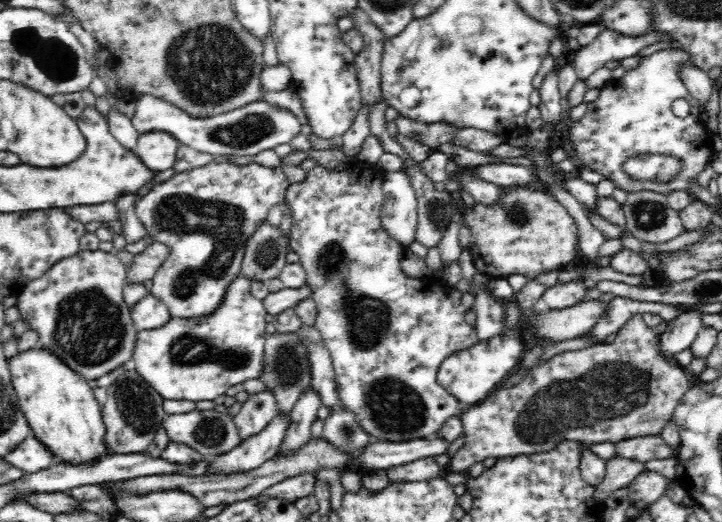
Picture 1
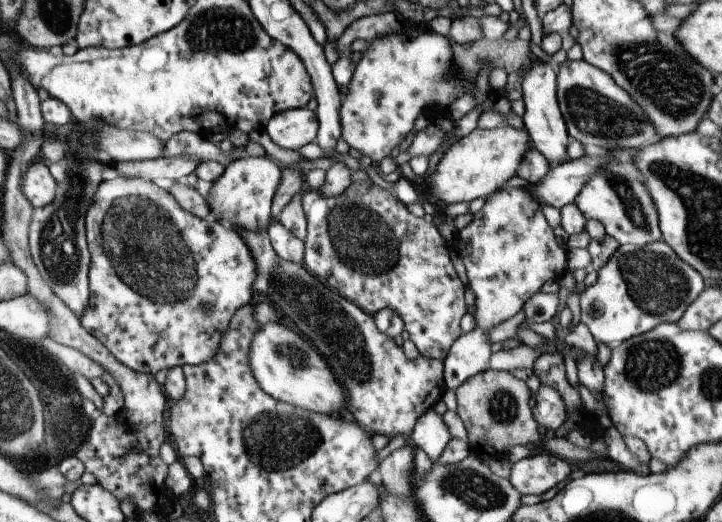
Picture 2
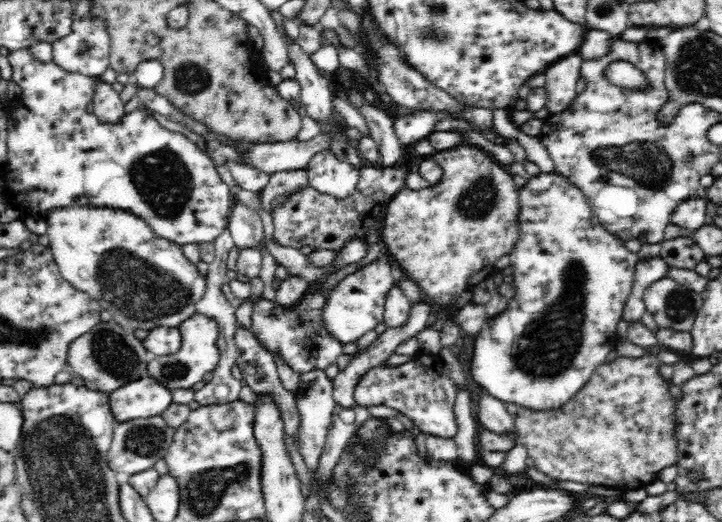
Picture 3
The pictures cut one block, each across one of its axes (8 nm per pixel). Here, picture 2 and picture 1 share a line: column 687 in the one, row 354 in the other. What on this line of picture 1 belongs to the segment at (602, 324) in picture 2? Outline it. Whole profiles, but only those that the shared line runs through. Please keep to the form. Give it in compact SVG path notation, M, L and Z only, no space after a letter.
M276 331L274 334L266 333L263 369L259 376L259 381L265 384L269 393L276 399L278 405L278 415L290 415L300 396L310 391L313 387L312 373L310 373L310 359L308 359L308 349L302 343L302 337L298 331L281 333Z

